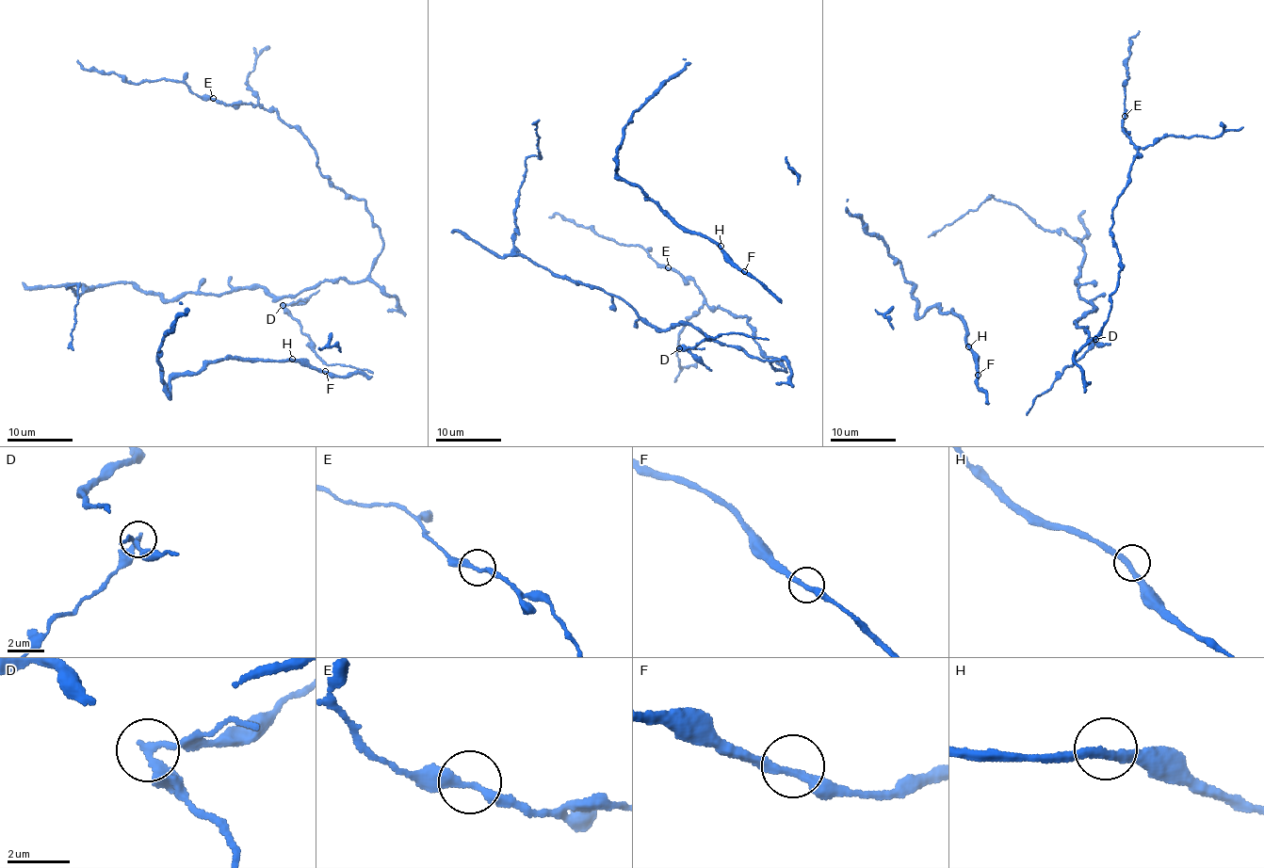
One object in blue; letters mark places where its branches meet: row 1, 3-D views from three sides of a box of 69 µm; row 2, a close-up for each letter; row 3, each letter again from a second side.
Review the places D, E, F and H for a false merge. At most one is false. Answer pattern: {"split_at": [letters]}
{"split_at": ["D"]}

